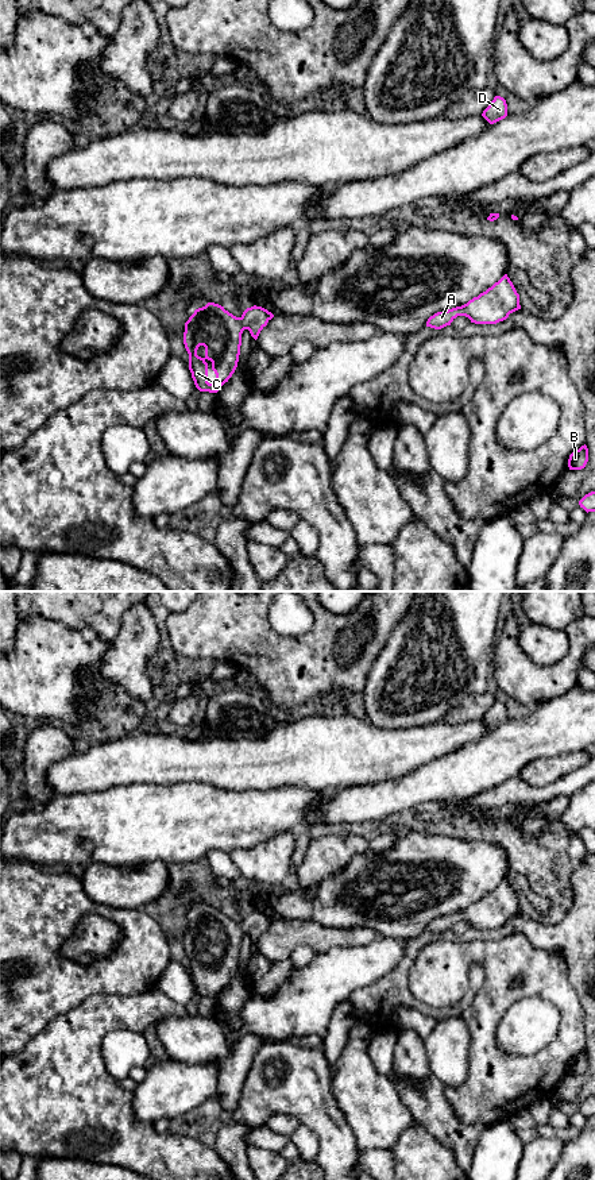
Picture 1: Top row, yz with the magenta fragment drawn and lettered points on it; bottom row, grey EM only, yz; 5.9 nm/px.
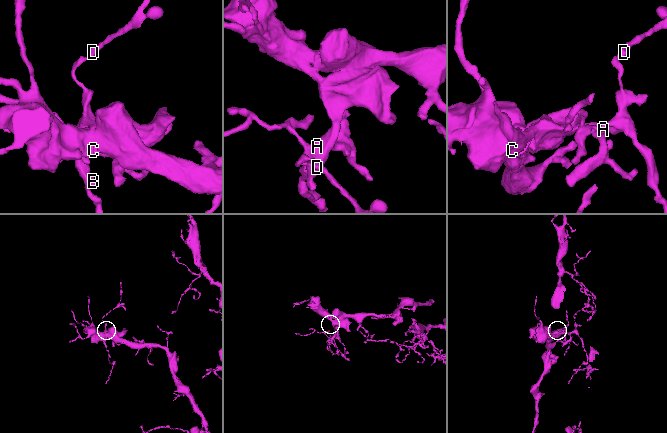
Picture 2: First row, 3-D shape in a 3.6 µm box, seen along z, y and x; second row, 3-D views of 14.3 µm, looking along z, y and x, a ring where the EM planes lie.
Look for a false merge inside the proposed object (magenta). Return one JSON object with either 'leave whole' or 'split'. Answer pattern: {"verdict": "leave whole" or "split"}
{"verdict": "leave whole"}

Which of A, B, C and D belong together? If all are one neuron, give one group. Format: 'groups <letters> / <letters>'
groups A B C D

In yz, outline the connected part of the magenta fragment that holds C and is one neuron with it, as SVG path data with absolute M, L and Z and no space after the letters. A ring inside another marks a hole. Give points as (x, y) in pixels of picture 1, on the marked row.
M208 302L198 308L185 323L183 344L189 354L189 370L200 392L217 393L237 367L242 333L248 329L256 340L260 331L274 317L262 306L247 308L240 317L224 306ZM208 363L216 374L216 382L208 382Z

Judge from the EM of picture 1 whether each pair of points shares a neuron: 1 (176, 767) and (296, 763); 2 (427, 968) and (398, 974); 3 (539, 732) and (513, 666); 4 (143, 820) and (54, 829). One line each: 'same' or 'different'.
1: same
2: different
3: different
4: same

